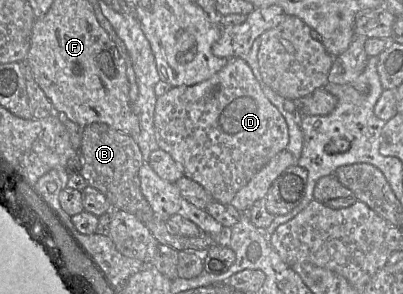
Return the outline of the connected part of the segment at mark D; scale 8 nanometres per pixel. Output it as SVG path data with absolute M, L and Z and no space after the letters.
M242 58L230 59L226 66L211 78L192 86L171 87L165 94L157 97L154 114L155 138L160 149L169 153L181 165L184 176L199 183L213 199L223 204L231 204L236 193L244 187L275 155L286 150L289 143L289 132L285 118L267 99L248 63Z

